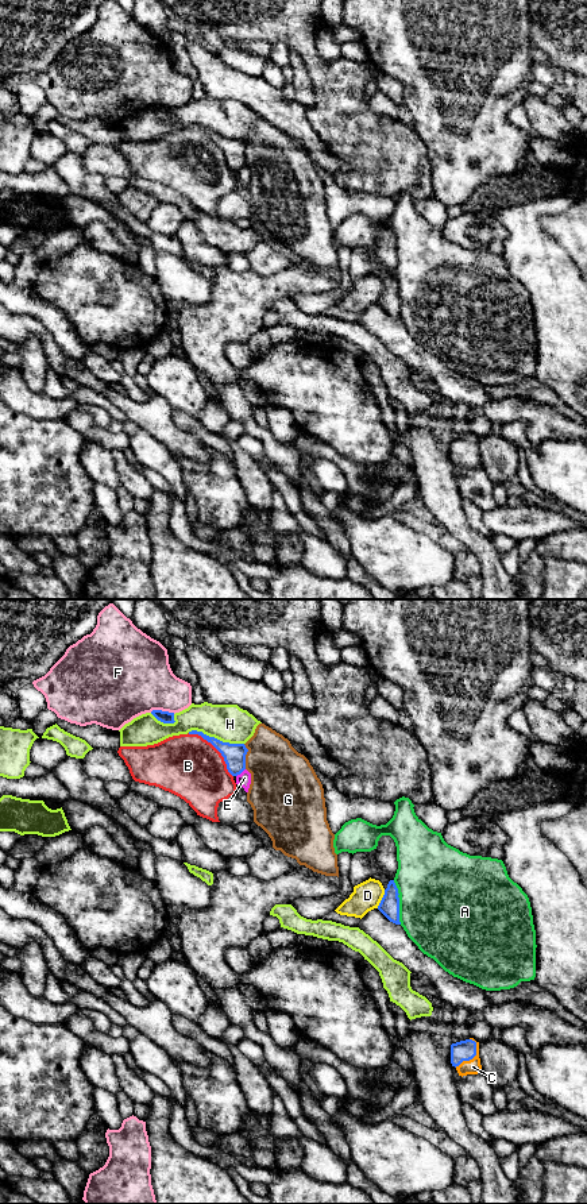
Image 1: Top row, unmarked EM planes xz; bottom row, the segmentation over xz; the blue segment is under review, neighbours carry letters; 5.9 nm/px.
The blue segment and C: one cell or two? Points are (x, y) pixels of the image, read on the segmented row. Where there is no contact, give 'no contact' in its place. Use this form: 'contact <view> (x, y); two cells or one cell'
contact xz (472, 1057); one cell

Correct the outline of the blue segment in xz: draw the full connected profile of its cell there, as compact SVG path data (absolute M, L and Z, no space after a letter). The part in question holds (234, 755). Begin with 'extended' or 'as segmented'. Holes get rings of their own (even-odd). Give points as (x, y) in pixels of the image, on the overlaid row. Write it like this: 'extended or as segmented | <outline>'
as segmented | M192 730L189 734L198 734L208 742L211 742L224 757L227 769L232 776L240 775L246 769L246 755L248 749L244 744L223 742L215 737L209 737L202 732Z

